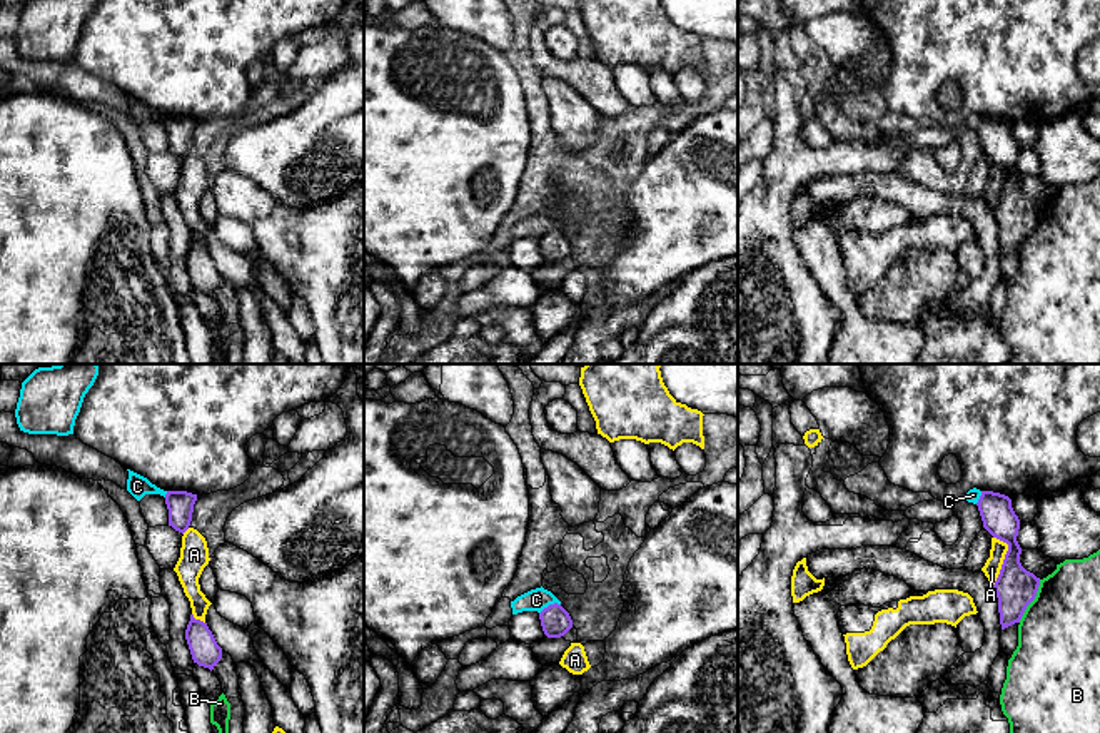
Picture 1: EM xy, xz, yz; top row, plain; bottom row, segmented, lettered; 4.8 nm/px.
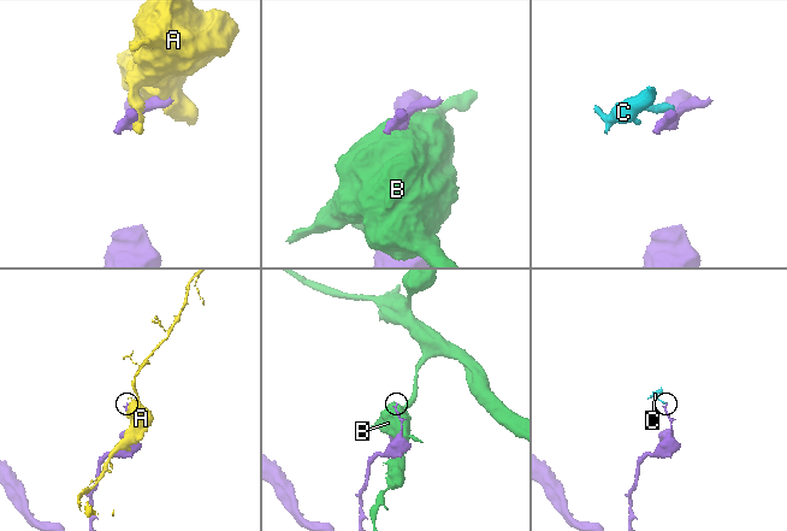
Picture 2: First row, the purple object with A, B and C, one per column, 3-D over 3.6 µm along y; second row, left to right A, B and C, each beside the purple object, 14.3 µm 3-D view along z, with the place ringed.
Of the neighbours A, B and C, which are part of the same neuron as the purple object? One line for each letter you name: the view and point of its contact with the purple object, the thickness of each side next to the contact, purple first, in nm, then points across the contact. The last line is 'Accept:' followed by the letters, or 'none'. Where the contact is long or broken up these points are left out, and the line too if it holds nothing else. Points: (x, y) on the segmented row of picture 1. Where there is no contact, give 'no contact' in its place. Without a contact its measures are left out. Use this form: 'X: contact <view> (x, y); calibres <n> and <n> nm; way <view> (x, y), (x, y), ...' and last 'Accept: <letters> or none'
Accept: none

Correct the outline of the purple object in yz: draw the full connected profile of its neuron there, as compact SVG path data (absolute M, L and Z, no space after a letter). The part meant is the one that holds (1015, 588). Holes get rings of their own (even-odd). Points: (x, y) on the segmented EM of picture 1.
M981 491L976 503L983 528L997 539L1008 544L1000 574L993 584L998 598L1002 629L1020 623L1027 606L1035 599L1040 578L1020 563L1022 548L1017 541L1020 519L1012 508L1012 499L993 491Z

